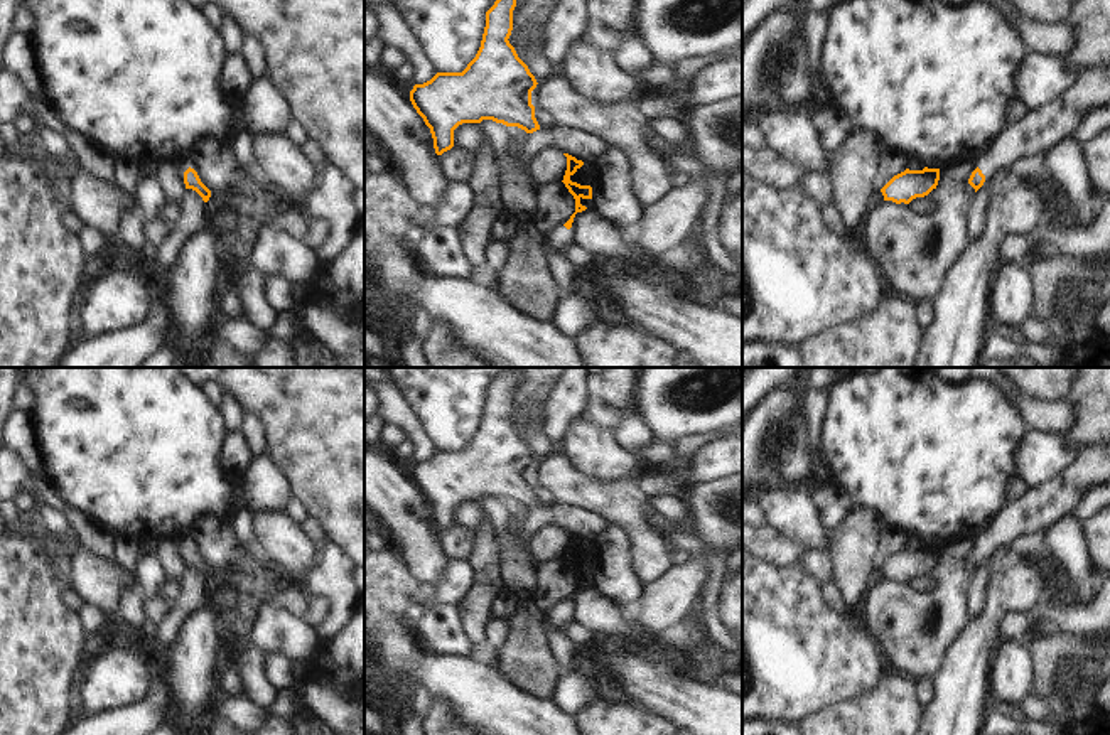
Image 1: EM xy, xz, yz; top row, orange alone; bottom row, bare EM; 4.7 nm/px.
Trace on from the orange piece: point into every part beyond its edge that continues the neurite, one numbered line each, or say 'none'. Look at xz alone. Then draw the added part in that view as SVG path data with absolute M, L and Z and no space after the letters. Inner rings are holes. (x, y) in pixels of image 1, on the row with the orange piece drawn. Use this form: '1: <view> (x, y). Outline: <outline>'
1: xz (559, 236). Outline: M563 224L553 228L550 233L550 243L558 253L562 253L562 249L572 243L570 229L567 229Z

